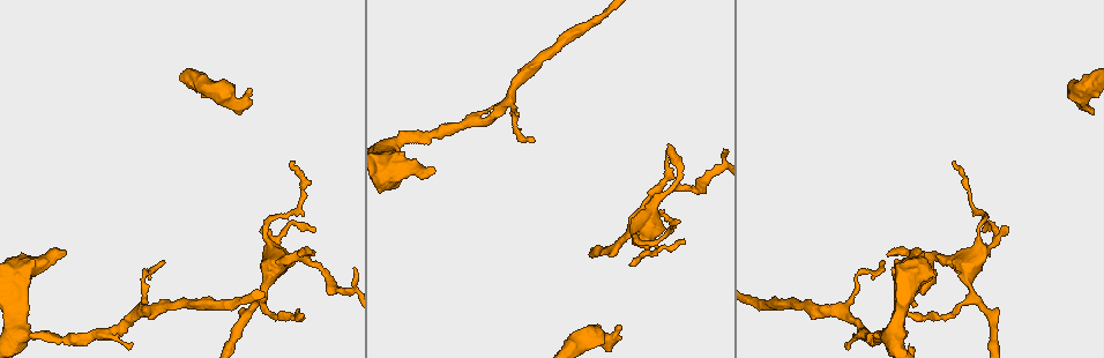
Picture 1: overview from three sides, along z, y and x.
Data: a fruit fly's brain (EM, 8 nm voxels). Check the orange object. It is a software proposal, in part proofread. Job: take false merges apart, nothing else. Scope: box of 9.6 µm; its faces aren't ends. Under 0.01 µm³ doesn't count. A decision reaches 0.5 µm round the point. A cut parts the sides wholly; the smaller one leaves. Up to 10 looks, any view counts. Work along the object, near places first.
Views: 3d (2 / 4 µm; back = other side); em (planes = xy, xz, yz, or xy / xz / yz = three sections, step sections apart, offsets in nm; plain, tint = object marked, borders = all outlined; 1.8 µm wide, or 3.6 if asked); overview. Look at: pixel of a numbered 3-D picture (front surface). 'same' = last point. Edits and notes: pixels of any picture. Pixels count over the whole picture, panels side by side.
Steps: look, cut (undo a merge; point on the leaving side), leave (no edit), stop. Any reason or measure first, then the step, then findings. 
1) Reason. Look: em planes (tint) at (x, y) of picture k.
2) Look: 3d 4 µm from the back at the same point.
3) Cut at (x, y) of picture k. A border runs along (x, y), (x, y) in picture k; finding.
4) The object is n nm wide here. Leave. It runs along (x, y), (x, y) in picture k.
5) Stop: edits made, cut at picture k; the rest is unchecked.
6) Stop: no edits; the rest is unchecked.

Look: em 3.6 µm xy step 16 (tint) at (263, 223) of picture 1.

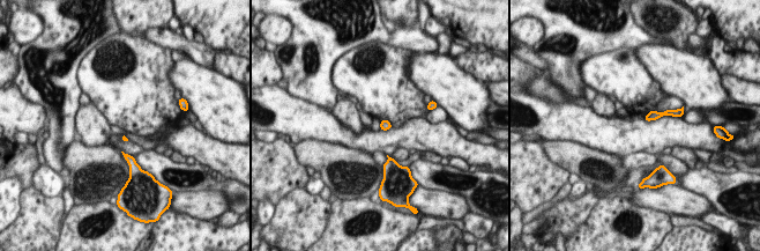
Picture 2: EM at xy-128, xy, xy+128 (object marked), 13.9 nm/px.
Another direction. Look: em 3.6 µm planes (tint) at the same point.

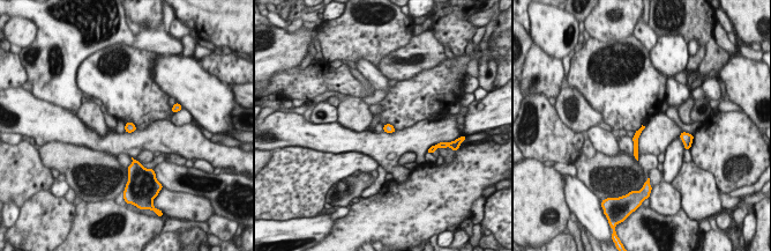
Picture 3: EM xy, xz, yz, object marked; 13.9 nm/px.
Leave. It runs along (639, 131), (635, 138), (635, 155) in picture 3; continuous, no second neuron.

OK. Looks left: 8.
Sharp bend. Look: 3d 4 µm at (974, 295) of picture 1.

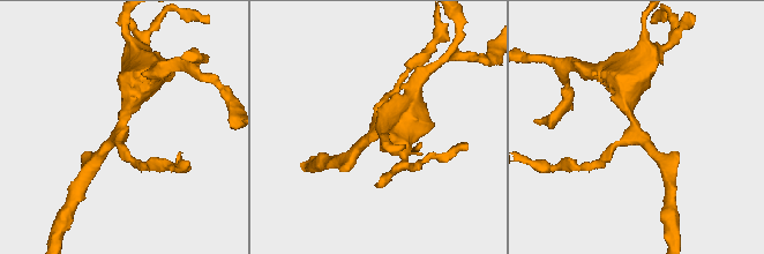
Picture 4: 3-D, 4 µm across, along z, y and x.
3 arms meet here; shape alone is not enough. Look: em yz step 8 (tint) at (634, 129) of picture 4.

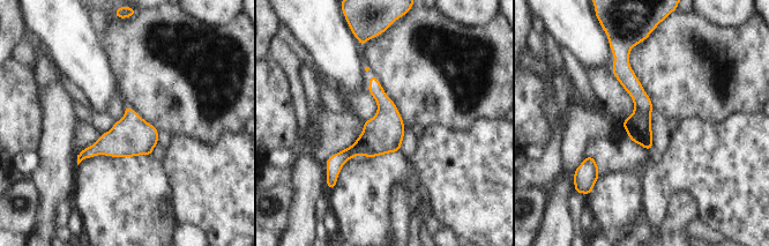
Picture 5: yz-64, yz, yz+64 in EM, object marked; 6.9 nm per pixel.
Cut it another way. Look: em planes (tint) at the same point.

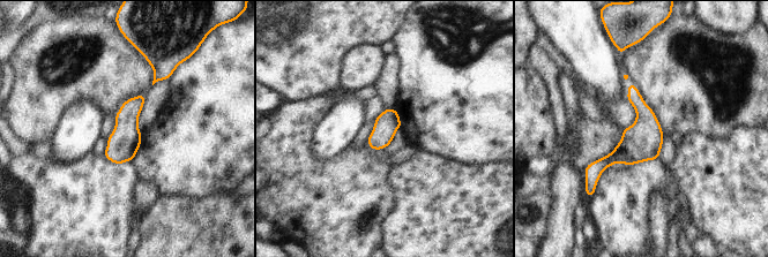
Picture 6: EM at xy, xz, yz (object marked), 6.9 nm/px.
The object is 160 nm wide here. Leave. One neuron here.

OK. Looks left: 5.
A fork. Look: em xz step 8 (tint) at (928, 259) of picture 1.

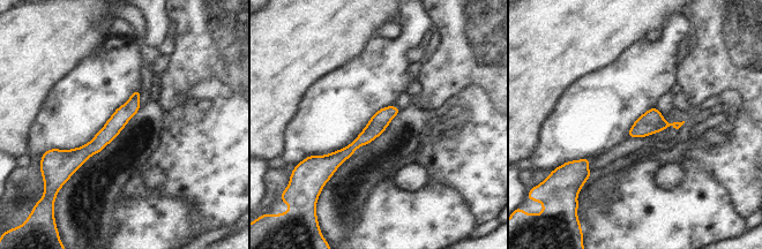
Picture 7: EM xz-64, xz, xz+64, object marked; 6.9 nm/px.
Cut it another way. Look: em planes (tint) at the same point.

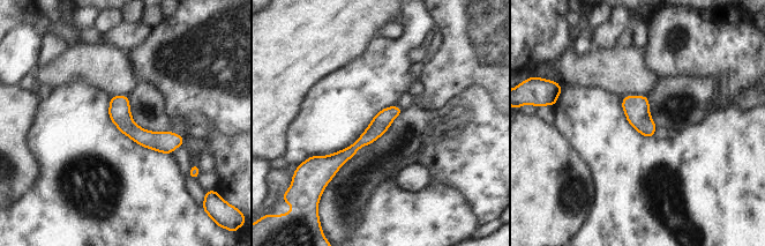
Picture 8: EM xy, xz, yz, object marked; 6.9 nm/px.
Leave. It runs along (397, 110), (349, 153), (328, 165) in picture 8; all the same neuron.

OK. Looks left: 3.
Look: em planes (tint) at (844, 314) of picture 1.

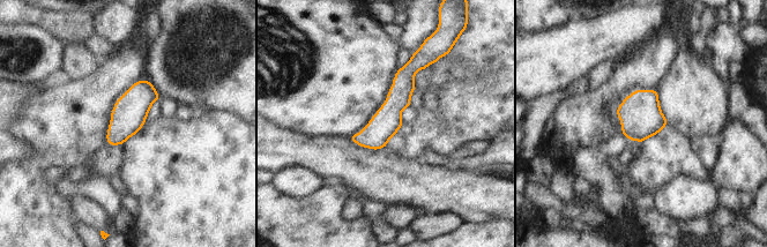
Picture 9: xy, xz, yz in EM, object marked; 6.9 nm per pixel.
Leave. It runs along (422, 64), (389, 113), (355, 139) in picture 9; continuous, no second neuron.

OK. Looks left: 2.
Stop: no edits; the rest is unchecked.

